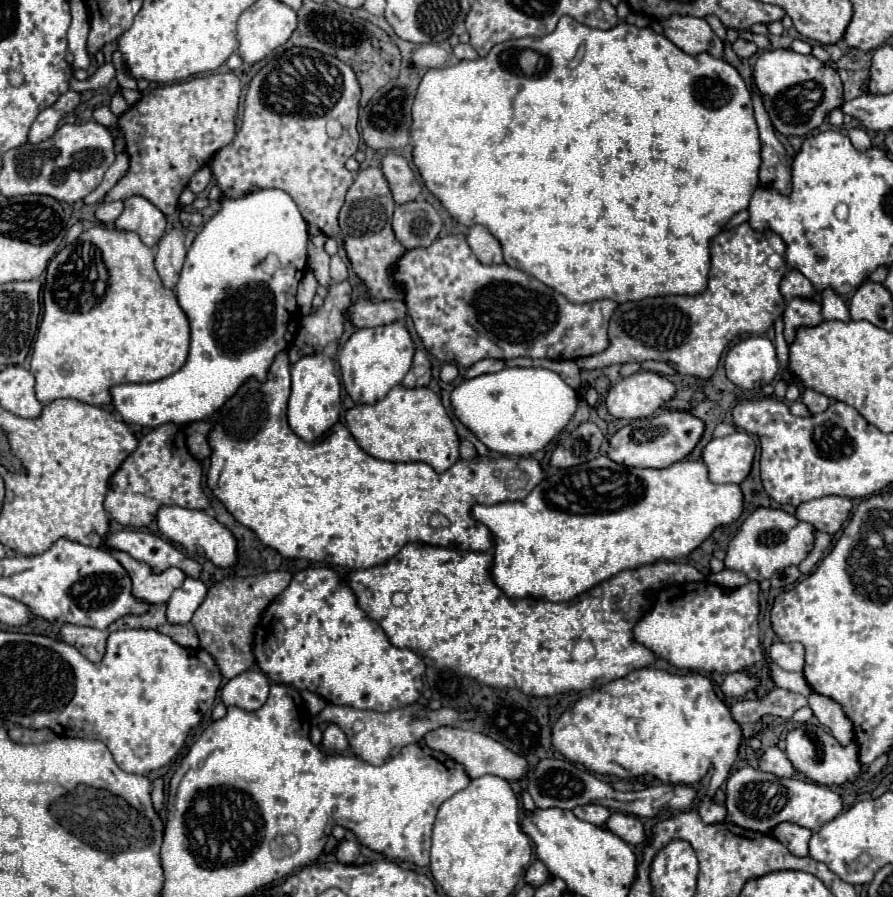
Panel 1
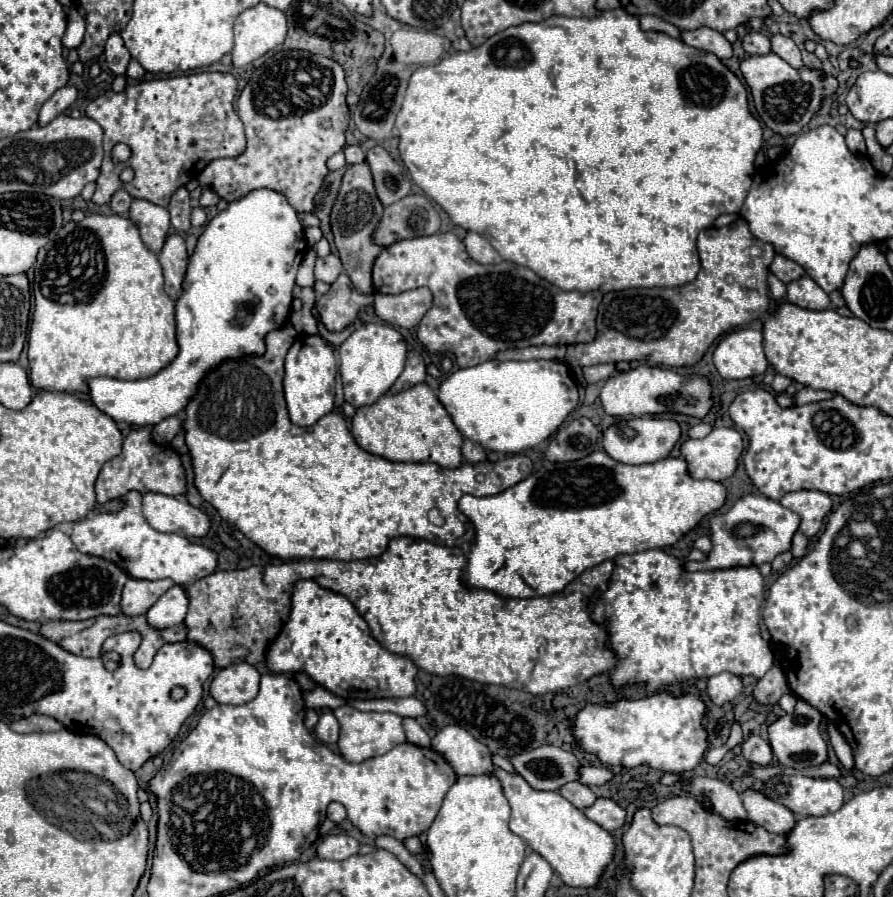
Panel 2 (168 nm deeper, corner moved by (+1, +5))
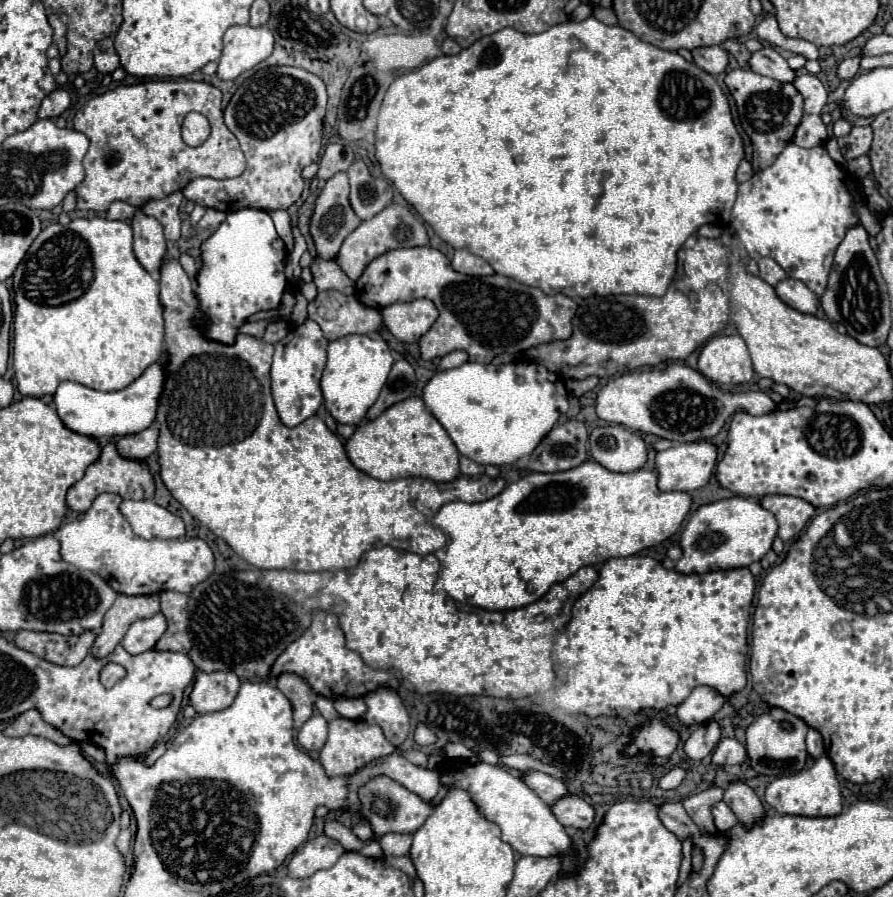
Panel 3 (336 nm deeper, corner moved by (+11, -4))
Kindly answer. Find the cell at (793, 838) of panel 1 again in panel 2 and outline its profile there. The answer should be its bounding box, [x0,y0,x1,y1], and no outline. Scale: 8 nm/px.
[743,790,797,836]

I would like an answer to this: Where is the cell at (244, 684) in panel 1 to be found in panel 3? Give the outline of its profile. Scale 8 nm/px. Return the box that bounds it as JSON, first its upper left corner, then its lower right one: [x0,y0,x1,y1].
[189,673,239,715]

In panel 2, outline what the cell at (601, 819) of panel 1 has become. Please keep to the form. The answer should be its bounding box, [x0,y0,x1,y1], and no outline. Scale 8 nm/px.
[559,782,597,810]

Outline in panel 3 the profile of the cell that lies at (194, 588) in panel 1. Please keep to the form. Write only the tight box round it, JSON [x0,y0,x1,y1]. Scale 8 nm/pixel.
[123,613,165,655]

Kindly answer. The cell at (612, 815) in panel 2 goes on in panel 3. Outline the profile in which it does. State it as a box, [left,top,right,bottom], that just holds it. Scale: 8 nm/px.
[551,793,595,829]

